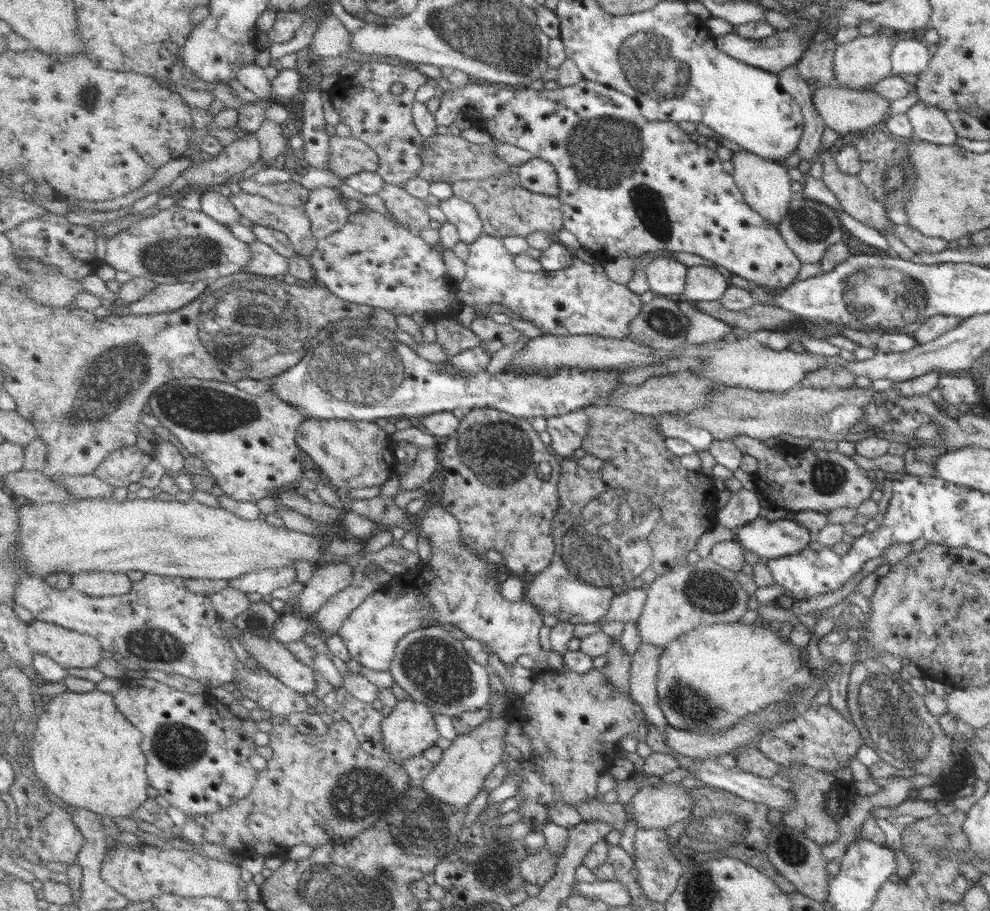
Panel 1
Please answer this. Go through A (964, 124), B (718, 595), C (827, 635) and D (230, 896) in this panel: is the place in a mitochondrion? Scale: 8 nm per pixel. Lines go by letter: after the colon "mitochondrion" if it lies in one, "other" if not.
A: other
B: mitochondrion
C: other
D: other

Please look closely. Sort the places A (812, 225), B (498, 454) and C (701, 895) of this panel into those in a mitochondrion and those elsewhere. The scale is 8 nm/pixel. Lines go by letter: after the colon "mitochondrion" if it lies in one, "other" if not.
A: mitochondrion
B: mitochondrion
C: mitochondrion

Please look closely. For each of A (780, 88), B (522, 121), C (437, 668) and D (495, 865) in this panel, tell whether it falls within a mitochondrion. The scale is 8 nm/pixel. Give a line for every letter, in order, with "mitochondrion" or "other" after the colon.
A: other
B: other
C: mitochondrion
D: mitochondrion

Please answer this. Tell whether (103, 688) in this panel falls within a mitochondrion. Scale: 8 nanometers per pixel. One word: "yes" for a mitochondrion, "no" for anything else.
no

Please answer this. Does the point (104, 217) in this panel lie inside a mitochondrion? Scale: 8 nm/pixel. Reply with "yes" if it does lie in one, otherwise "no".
no

